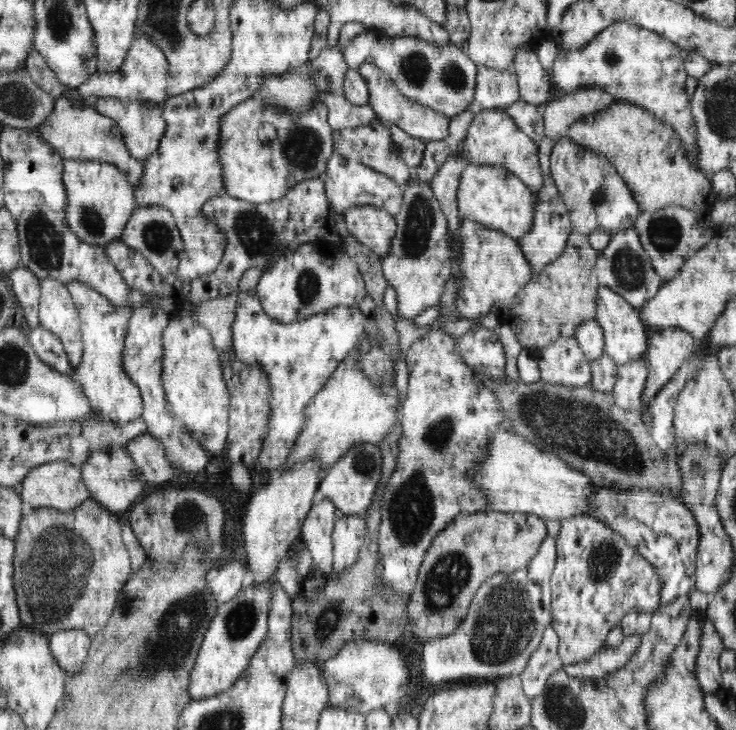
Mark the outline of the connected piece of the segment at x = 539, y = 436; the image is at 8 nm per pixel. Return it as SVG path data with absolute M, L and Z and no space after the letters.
M486 369L476 370L476 379L489 388L497 398L503 415L511 420L513 430L550 454L560 457L572 470L580 470L593 478L601 478L610 483L615 481L626 488L651 489L659 494L674 492L682 498L682 473L674 461L674 456L666 457L666 453L654 443L651 434L646 431L638 410L623 409L614 402L613 393L595 390L594 387L564 387L548 385L539 381L530 385L510 380L508 376L493 380L487 376Z

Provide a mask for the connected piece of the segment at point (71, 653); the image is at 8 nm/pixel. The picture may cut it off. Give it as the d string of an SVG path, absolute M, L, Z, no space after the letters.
M82 629L56 631L48 636L50 651L67 675L76 674L87 660L91 637Z

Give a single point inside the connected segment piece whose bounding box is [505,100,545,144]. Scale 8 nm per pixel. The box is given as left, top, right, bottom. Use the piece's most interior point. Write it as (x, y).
(529, 119)

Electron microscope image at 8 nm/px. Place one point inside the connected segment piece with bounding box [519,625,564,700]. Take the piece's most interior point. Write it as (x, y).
(544, 662)

